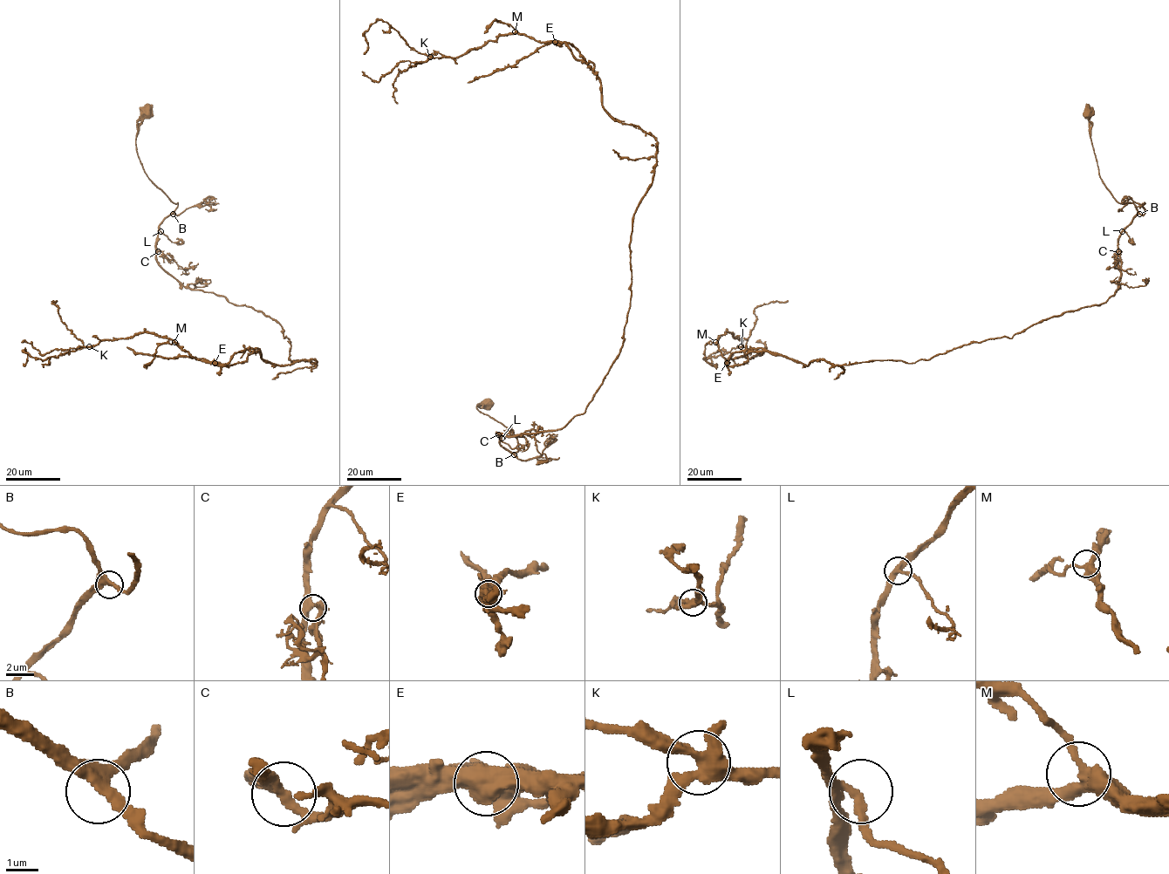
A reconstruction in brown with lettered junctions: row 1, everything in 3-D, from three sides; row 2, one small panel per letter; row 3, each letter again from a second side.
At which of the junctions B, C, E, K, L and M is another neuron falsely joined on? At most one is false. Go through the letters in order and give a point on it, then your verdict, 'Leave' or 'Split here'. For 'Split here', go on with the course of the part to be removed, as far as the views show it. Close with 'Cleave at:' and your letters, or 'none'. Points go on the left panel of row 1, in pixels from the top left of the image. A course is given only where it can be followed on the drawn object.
B: Place: (173, 214). Leave
C: Place: (158, 251). Leave
E: Place: (215, 363). Split here. Course of the part to remove: (215, 363), (228, 363), (235, 352), (255, 348), (259, 349), (262, 358), (283, 366)
K: Place: (89, 346). Leave
L: Place: (160, 231). Leave
M: Place: (174, 342). Leave
Cleave at: E

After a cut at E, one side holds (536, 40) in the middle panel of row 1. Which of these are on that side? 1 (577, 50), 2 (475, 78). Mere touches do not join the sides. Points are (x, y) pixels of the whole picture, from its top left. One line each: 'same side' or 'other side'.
1: other side
2: other side

